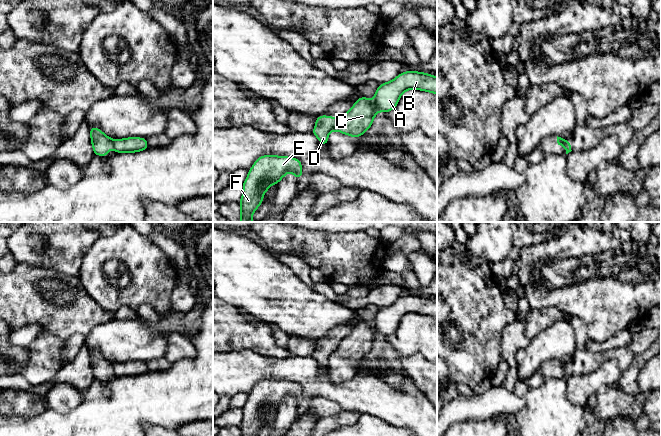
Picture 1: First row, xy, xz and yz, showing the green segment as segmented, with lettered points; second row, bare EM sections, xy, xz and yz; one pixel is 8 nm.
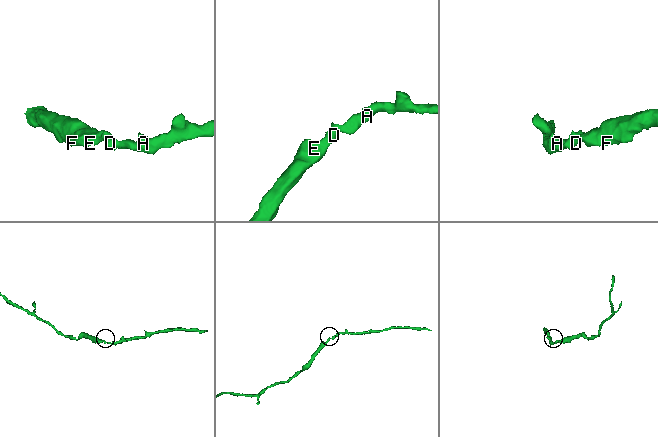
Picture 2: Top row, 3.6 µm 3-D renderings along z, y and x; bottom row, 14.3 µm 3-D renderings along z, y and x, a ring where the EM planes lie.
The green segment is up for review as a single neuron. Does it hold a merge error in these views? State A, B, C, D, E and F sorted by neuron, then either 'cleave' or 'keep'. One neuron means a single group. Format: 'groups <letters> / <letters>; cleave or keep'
groups A B C / D E F; cleave

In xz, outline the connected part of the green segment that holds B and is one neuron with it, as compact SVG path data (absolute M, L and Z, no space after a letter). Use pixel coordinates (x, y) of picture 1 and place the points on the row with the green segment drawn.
M411 70L400 73L393 80L380 84L372 101L366 97L357 99L352 108L340 118L335 130L351 137L360 137L371 127L379 111L392 111L401 95L410 89L437 94L437 77Z

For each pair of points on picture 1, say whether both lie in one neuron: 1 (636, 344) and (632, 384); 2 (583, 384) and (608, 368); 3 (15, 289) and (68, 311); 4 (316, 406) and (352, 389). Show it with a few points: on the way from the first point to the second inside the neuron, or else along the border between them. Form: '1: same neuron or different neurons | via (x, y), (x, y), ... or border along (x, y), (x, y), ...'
1: different neurons | border along (650, 345), (642, 352), (635, 354)
2: same neuron | via (589, 384), (602, 374)
3: same neuron | via (28, 295), (36, 295), (48, 305), (55, 306)
4: different neurons | border along (307, 406), (313, 397), (326, 397), (343, 409)

